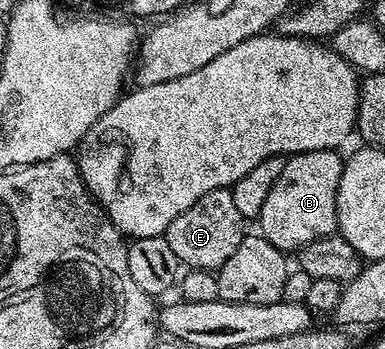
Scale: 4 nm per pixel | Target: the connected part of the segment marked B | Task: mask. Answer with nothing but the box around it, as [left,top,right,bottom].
[258,150,344,252]

